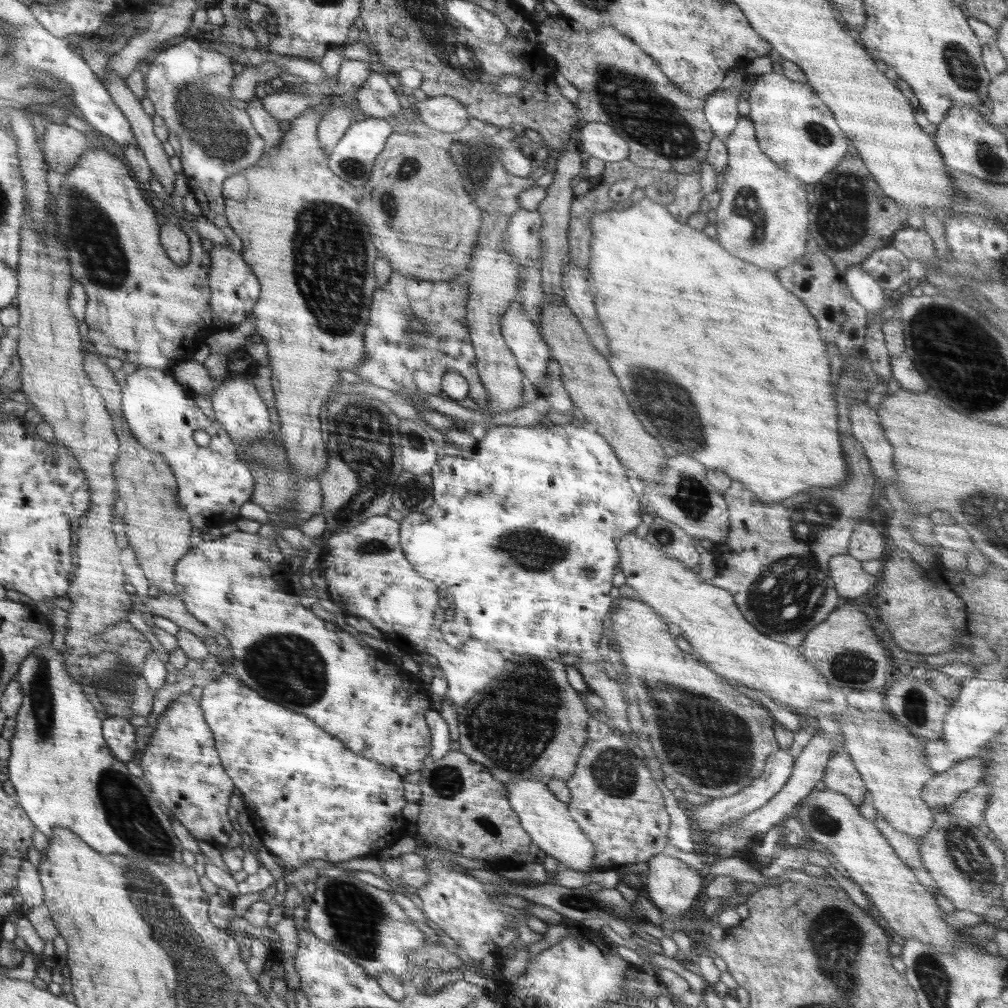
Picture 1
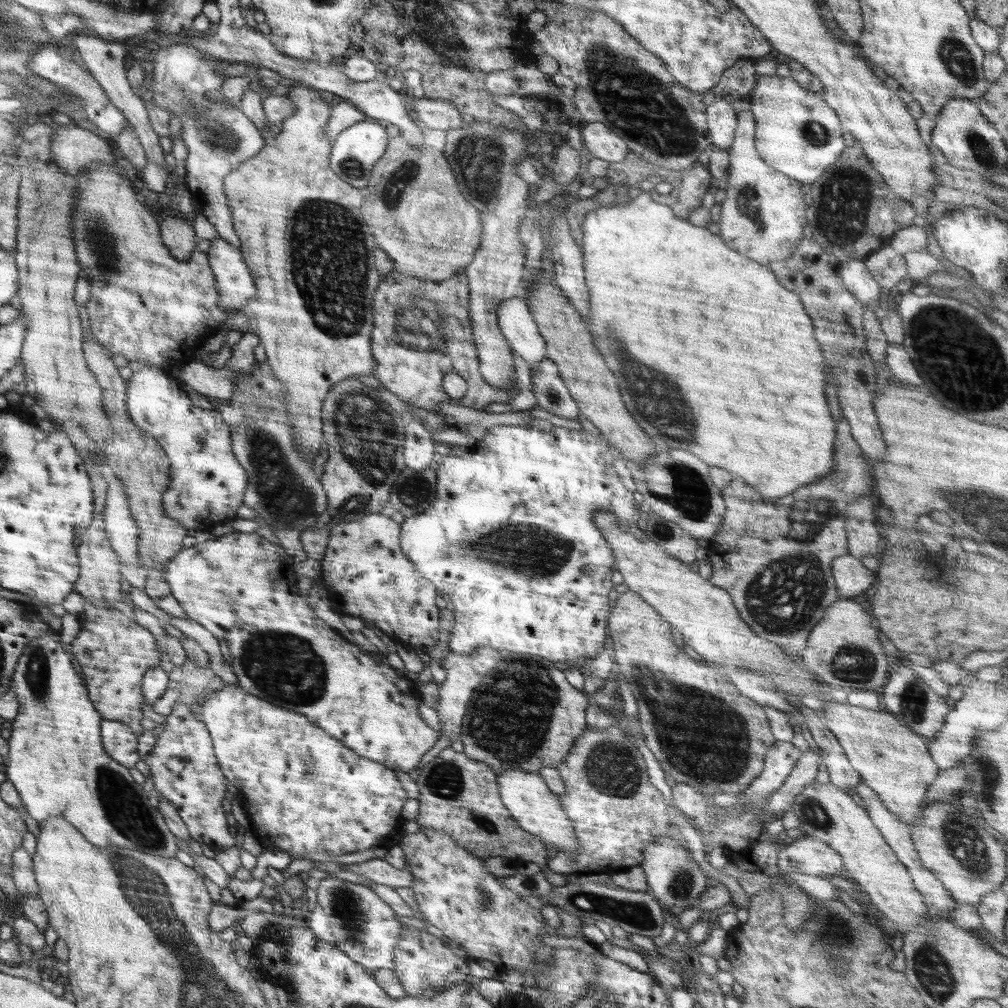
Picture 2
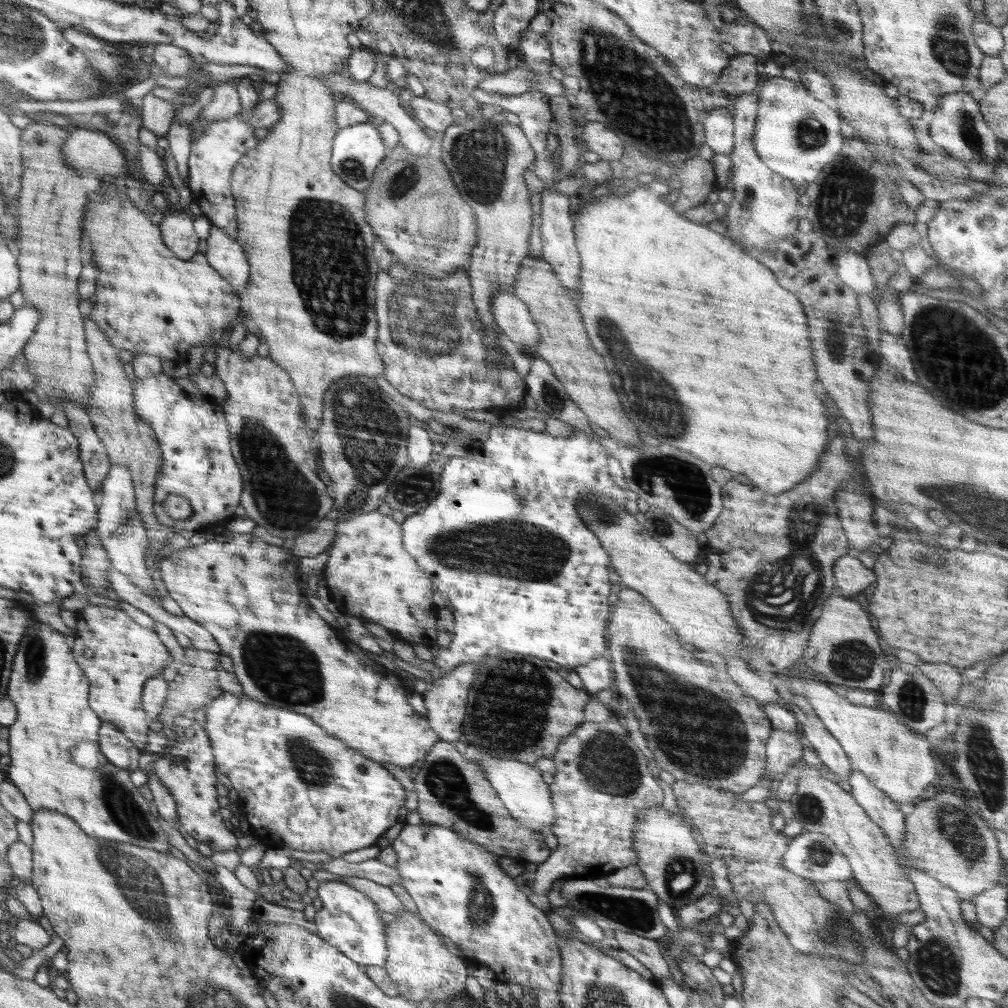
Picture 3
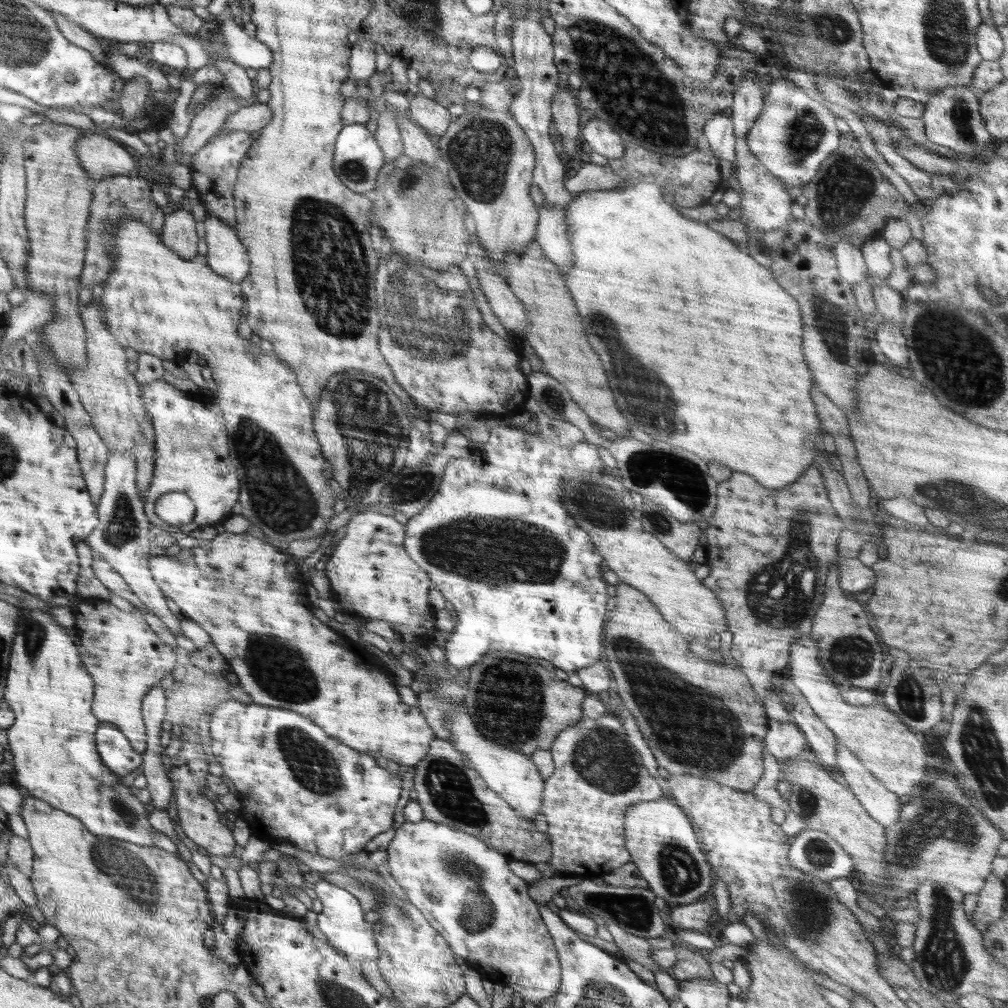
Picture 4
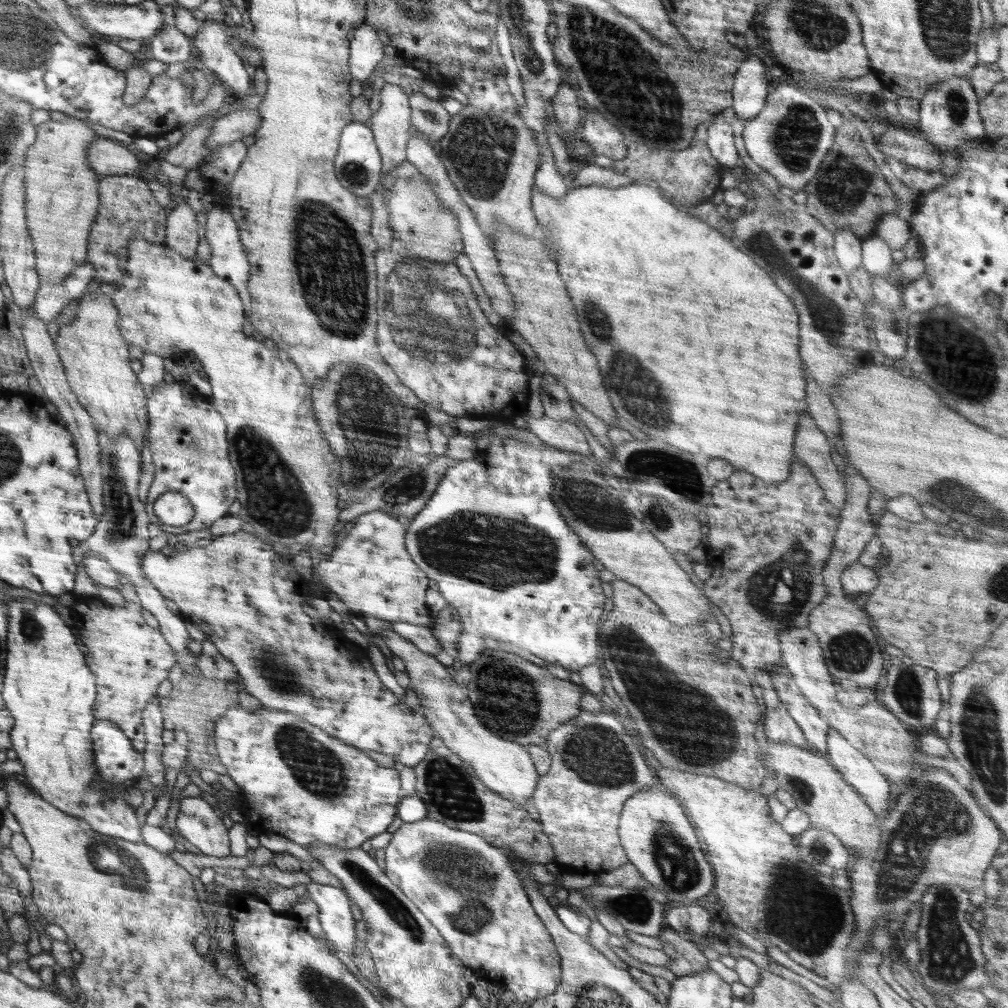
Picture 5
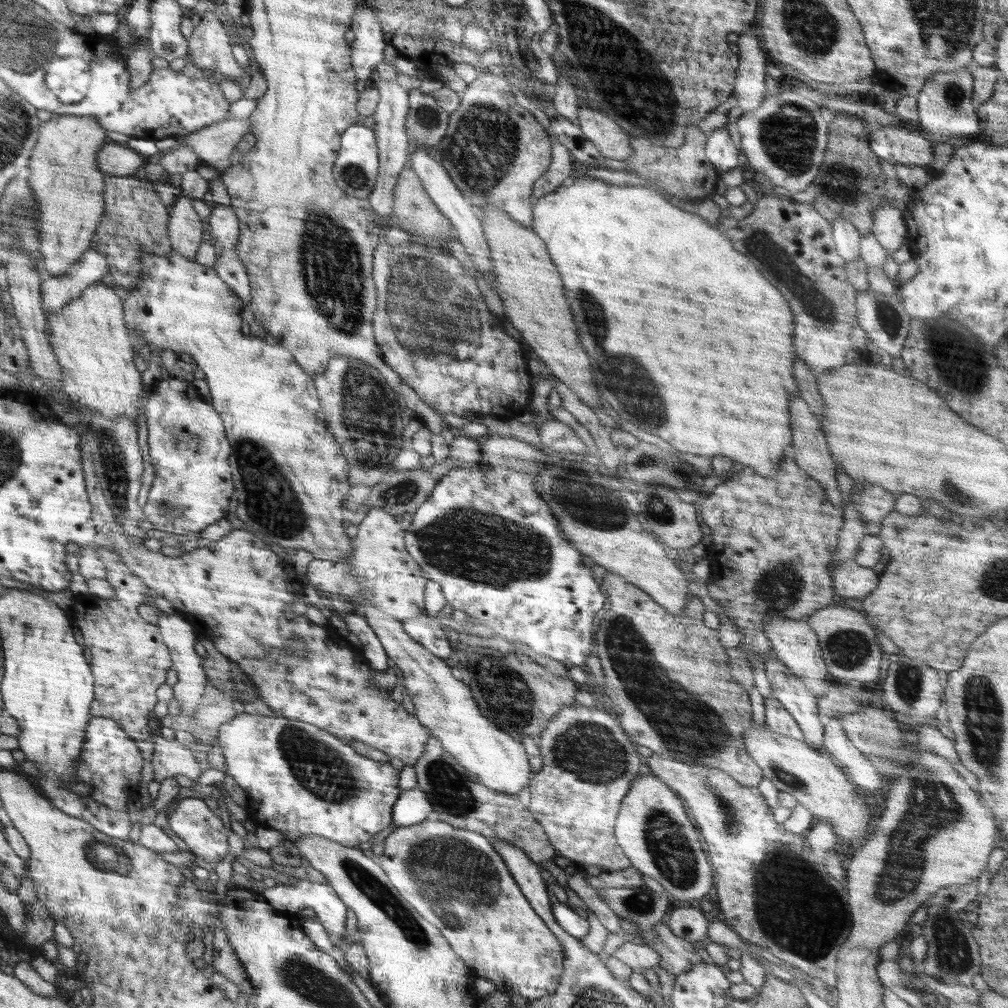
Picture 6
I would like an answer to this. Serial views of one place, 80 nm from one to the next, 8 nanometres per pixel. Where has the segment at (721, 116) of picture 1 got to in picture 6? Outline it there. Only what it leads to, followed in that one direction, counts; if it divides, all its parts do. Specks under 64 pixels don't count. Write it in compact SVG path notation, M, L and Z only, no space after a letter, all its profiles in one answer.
M728 128L715 129L707 138L705 156L721 176L737 166L739 148L731 140Z

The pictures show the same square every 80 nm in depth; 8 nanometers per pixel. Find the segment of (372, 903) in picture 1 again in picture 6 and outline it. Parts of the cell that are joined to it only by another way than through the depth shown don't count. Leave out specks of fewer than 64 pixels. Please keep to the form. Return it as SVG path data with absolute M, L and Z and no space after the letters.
M298 879L294 883L276 885L276 887L264 888L262 895L268 901L268 904L281 913L296 913L302 908L312 908L317 913L319 921L328 932L331 938L341 936L345 938L345 922L348 907L343 900L336 894L336 891L328 884L309 881L308 879Z

